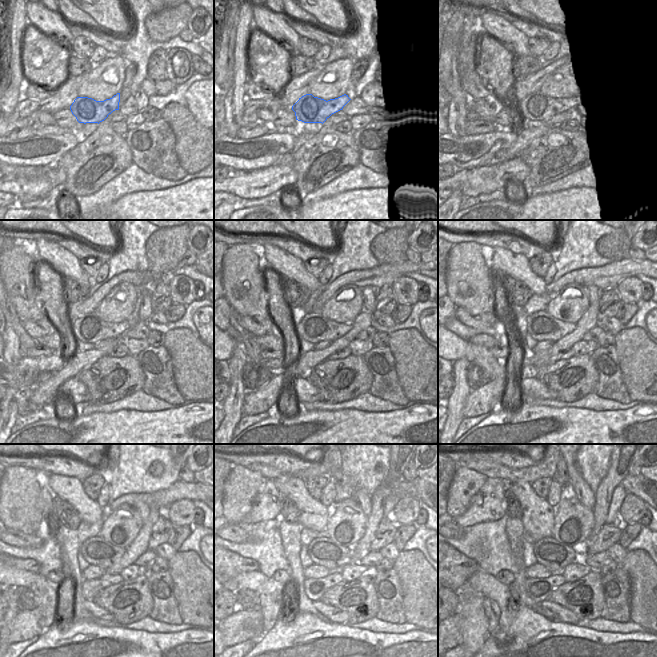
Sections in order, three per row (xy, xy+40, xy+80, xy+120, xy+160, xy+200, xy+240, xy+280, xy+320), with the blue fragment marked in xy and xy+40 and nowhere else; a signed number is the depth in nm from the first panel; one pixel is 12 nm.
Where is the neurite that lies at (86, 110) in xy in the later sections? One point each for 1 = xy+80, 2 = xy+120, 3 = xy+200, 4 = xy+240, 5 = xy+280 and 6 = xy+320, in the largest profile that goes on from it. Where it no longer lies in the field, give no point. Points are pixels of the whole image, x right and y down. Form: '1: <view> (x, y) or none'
1: xy+80 (537, 106)
2: xy+120 (90, 328)
3: xy+200 (541, 326)
4: xy+240 (97, 551)
5: xy+280 (323, 551)
6: xy+320 (554, 556)

